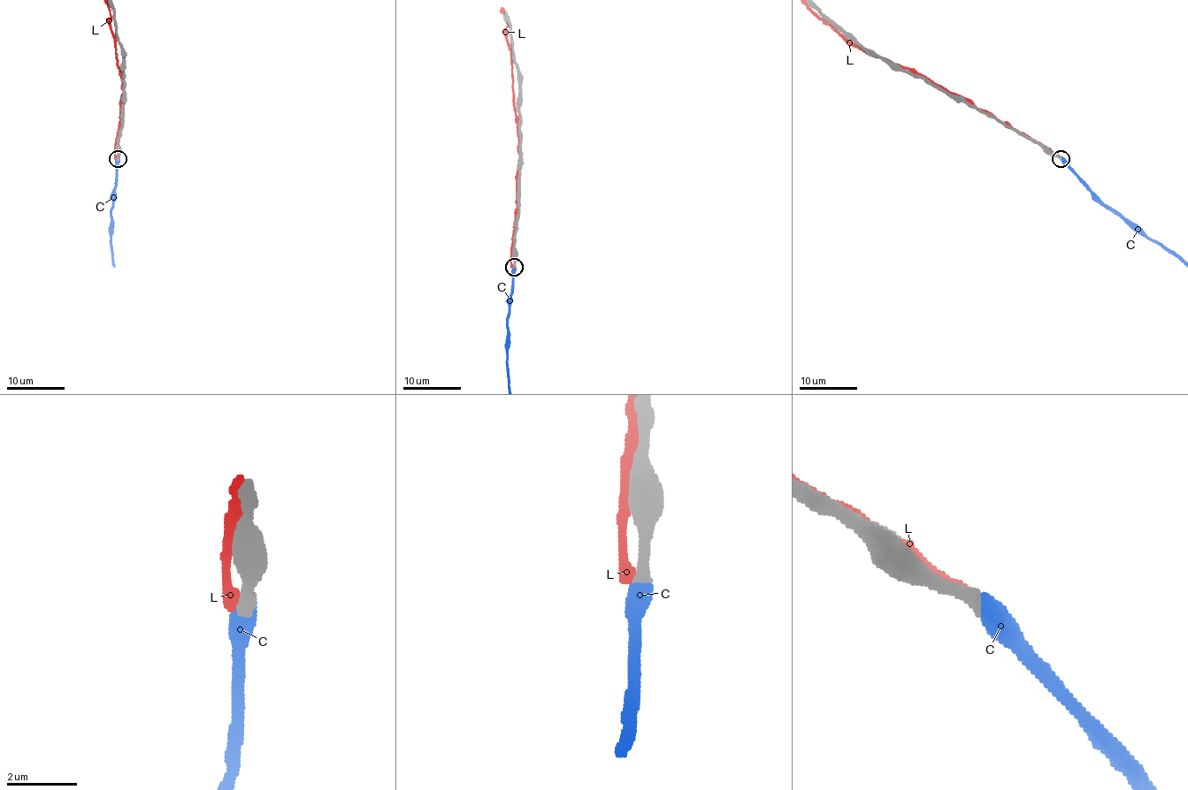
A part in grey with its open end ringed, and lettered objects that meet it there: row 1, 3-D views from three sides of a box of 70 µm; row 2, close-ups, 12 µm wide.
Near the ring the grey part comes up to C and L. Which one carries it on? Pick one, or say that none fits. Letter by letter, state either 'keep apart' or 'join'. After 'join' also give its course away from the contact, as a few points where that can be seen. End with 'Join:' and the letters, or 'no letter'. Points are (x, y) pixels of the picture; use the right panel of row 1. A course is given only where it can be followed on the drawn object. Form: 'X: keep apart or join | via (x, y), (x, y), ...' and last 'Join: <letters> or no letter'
C: join
L: keep apart
Join: C

